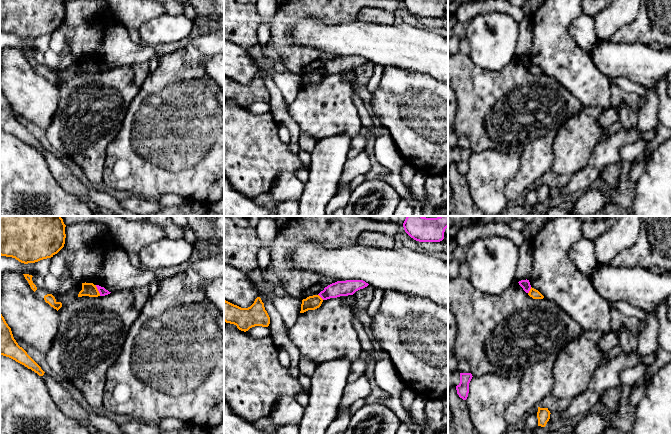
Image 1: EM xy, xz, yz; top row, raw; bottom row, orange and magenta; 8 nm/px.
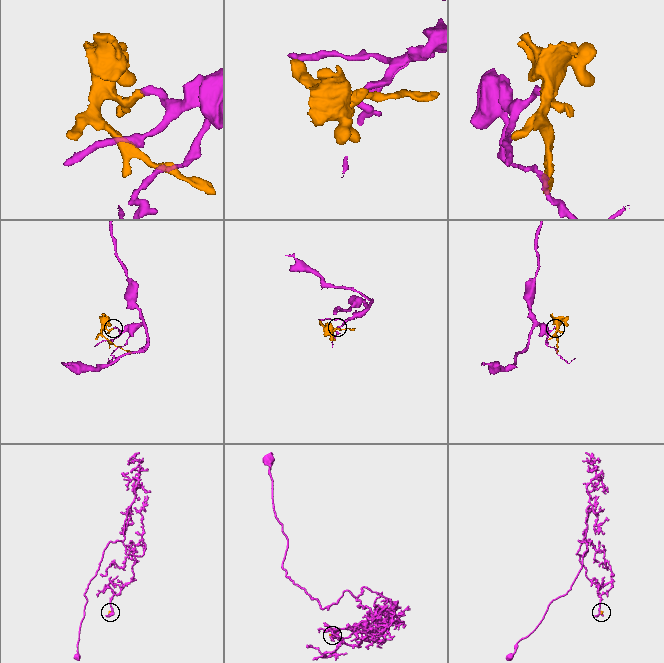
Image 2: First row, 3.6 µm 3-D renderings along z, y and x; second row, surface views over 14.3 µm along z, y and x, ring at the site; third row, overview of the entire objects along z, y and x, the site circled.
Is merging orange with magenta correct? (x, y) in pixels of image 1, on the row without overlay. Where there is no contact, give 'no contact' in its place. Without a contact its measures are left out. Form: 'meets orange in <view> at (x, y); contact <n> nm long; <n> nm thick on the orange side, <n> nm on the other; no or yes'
meets orange in xy at (97, 66); contact 100 nm long; 110 nm thick on the orange side, 60 nm on the other; no

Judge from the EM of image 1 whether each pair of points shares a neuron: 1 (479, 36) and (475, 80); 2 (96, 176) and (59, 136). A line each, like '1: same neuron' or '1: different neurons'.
1: different neurons
2: same neuron

